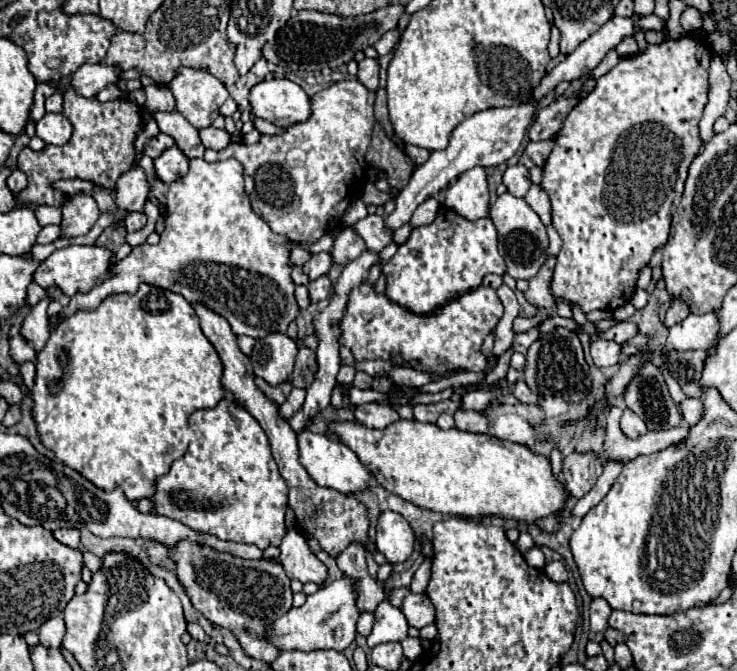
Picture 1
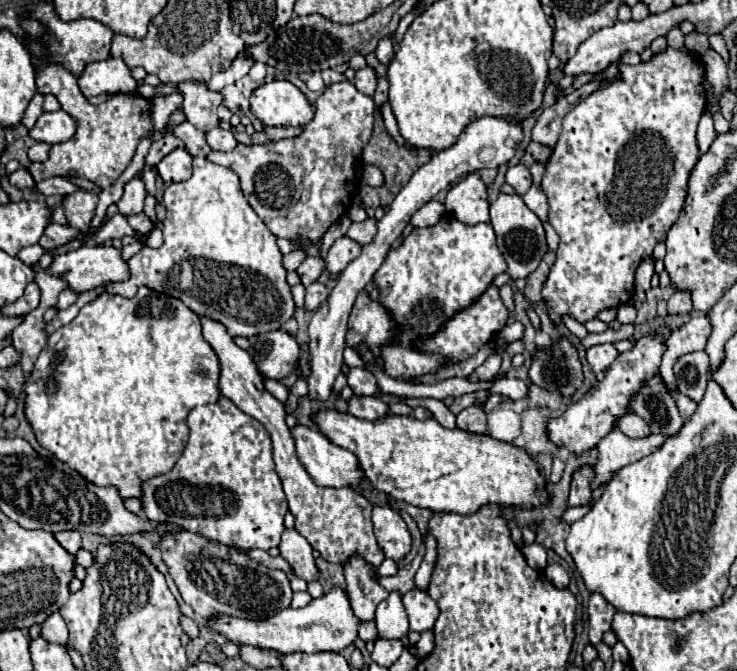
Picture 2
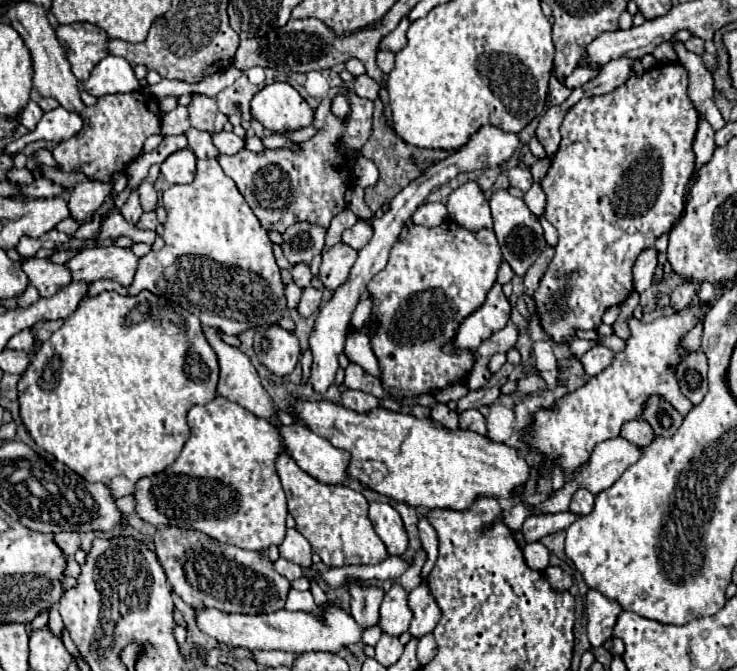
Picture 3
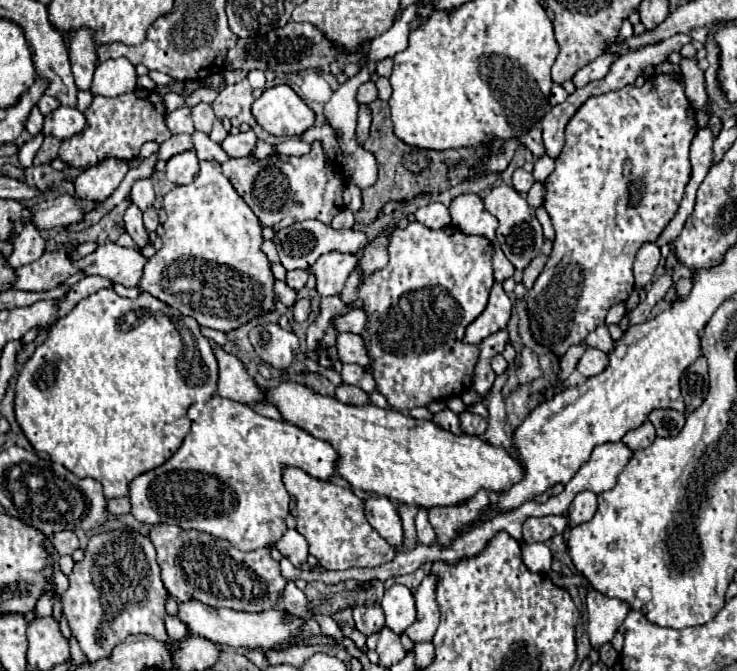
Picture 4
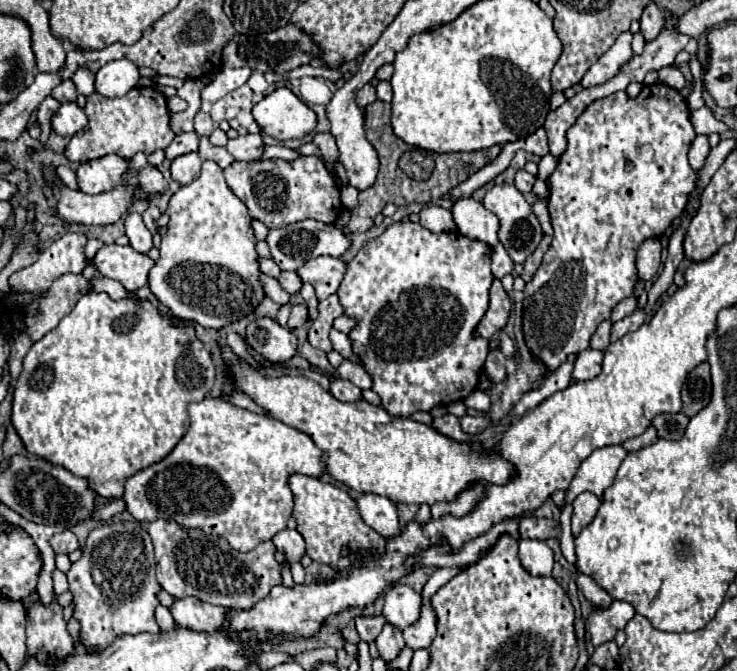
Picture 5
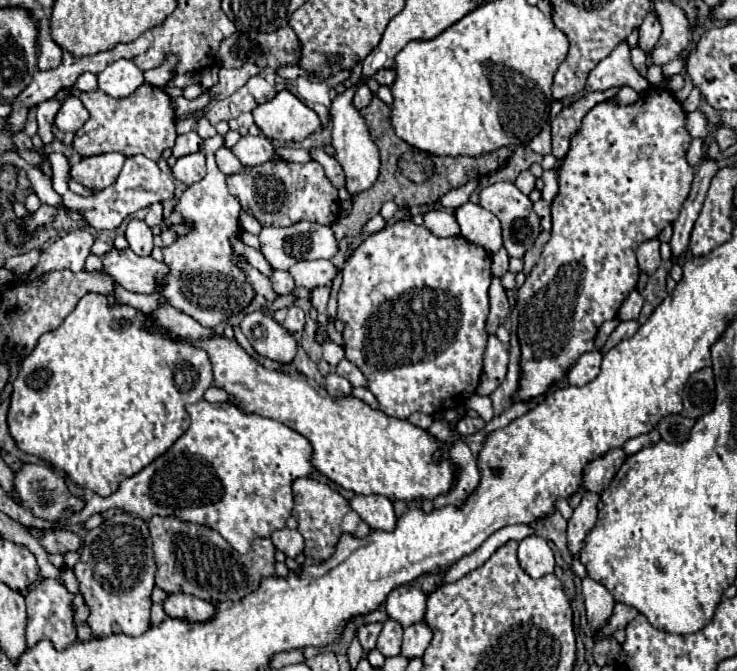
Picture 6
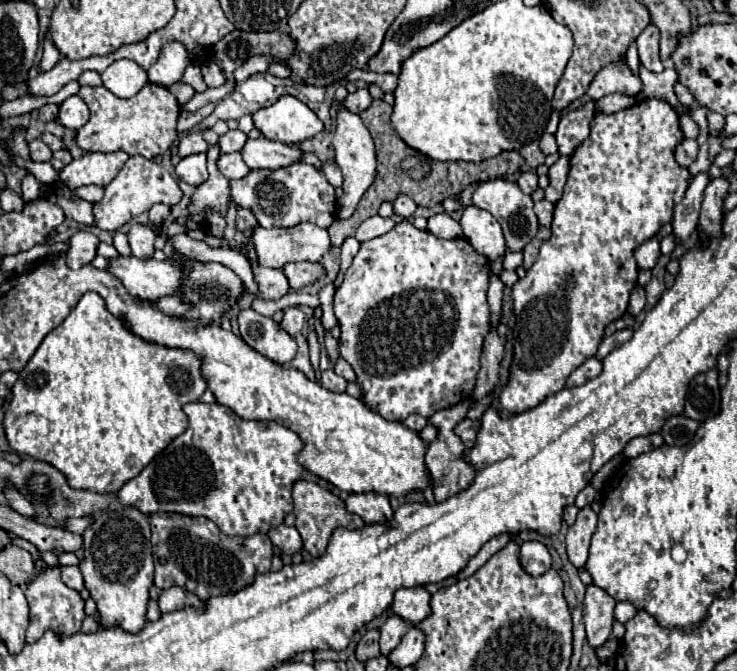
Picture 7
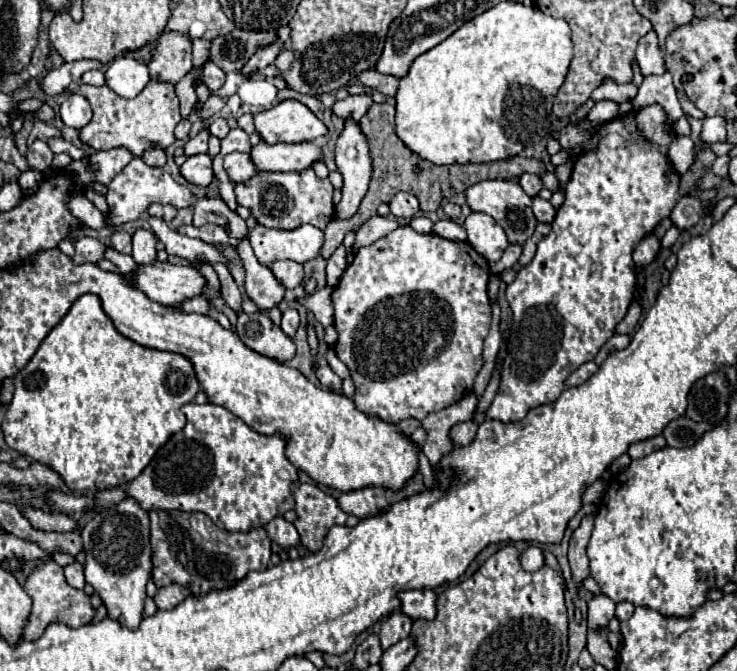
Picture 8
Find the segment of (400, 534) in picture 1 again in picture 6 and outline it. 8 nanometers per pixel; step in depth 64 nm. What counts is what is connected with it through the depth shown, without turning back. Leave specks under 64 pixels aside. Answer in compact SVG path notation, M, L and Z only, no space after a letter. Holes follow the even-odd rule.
M354 496L350 500L350 506L360 514L360 518L372 528L372 530L384 530L392 532L396 528L396 514L392 500L386 496Z

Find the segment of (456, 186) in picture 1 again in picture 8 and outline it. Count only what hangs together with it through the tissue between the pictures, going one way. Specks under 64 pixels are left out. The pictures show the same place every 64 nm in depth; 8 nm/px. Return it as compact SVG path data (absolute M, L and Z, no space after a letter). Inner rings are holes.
M470 212L464 222L464 230L468 234L468 244L488 262L498 262L508 248L504 230L484 212Z

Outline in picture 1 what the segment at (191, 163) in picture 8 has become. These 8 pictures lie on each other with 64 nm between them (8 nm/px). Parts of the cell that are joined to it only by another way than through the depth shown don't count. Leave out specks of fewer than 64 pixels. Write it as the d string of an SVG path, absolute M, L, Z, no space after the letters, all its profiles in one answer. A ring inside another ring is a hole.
M172 146L172 148L166 148L160 156L158 156L158 160L154 160L154 172L156 172L156 168L158 168L158 178L162 180L162 182L166 182L166 184L172 184L174 180L178 180L180 176L184 176L184 172L188 172L188 158L176 148L176 146Z

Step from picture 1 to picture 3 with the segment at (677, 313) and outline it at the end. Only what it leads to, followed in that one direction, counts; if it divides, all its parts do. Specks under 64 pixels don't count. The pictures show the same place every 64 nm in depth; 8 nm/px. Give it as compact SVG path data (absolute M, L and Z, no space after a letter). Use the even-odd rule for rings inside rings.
M684 282L680 286L676 286L676 290L670 294L670 306L678 312L690 306L692 298L696 296L696 286L692 282Z

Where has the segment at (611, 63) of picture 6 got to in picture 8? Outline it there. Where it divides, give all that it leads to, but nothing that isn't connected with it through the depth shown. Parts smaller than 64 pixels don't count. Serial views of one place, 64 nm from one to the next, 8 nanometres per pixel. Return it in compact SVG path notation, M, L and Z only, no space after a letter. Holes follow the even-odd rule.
M606 78L594 92L592 92L592 100L632 100L636 96L638 88L634 82L626 82L626 84L618 84L610 78Z

